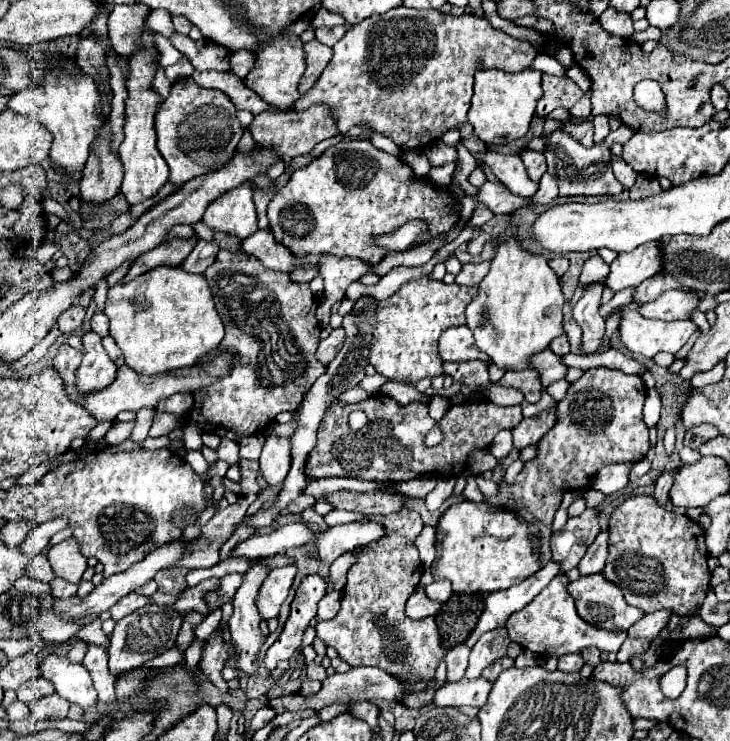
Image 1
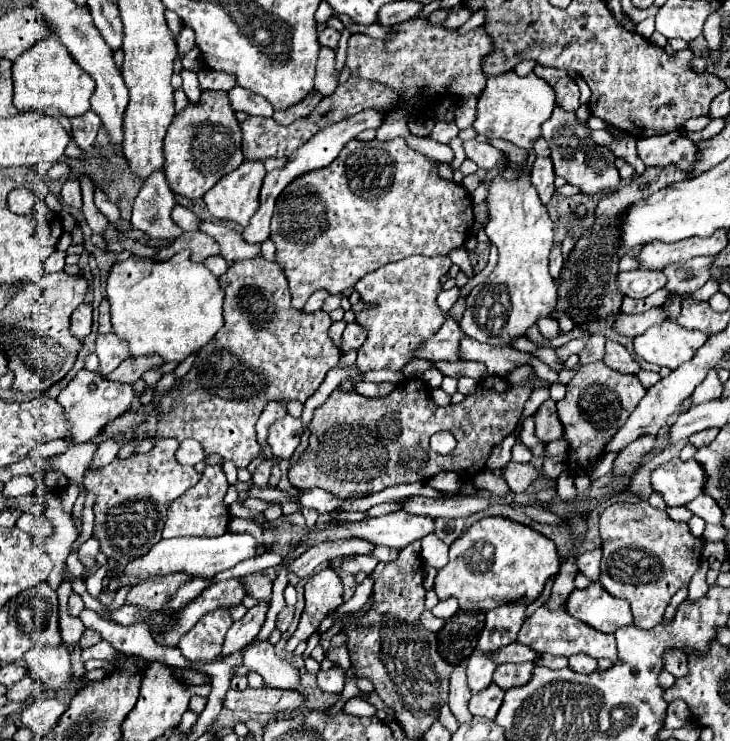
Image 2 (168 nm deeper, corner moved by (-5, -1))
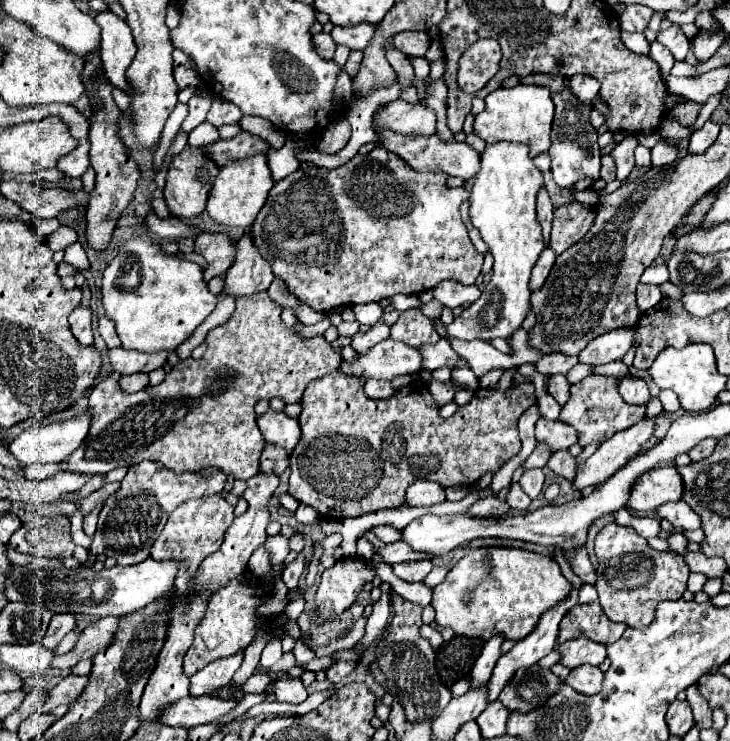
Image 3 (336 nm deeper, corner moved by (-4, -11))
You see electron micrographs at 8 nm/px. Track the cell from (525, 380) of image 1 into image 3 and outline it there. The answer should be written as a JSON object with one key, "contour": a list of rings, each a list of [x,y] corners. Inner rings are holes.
{"contour":[[[560,450],[560,452],[556,452],[556,454],[550,458],[548,468],[550,468],[552,472],[568,478],[568,480],[574,480],[574,476],[576,476],[576,458],[570,456],[568,450]]]}

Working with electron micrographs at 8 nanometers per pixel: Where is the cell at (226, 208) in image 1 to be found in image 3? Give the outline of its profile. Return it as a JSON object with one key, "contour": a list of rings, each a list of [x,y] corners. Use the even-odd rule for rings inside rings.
{"contour":[[[256,154],[238,162],[228,162],[226,166],[220,168],[220,174],[214,180],[214,186],[208,194],[206,212],[220,226],[250,228],[252,220],[256,218],[256,212],[260,212],[260,208],[264,206],[272,186],[274,180],[266,162],[266,154]]]}

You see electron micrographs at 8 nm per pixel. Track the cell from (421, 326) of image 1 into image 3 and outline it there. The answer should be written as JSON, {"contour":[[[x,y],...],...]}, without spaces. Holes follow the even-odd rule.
{"contour":[[[416,308],[402,312],[398,322],[392,326],[390,336],[412,348],[418,348],[420,344],[436,344],[436,340],[440,340],[432,322]]]}

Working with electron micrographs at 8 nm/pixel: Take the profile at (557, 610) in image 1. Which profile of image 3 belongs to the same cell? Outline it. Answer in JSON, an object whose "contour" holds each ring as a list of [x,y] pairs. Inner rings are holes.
{"contour":[[[578,638],[578,640],[570,640],[568,644],[560,644],[556,646],[562,654],[562,664],[568,666],[570,670],[582,664],[590,664],[590,666],[600,666],[606,660],[606,646],[596,644],[588,638]]]}

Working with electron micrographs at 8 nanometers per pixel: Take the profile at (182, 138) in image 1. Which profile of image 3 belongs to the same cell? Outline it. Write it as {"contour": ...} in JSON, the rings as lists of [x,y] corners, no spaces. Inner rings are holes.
{"contour":[[[186,146],[170,164],[170,170],[168,170],[168,176],[166,176],[166,188],[164,188],[164,200],[166,200],[166,206],[170,210],[172,216],[176,218],[194,218],[198,214],[204,212],[206,208],[206,198],[208,198],[208,192],[214,184],[214,178],[216,174],[220,172],[220,168],[208,160],[200,148],[190,148]]]}

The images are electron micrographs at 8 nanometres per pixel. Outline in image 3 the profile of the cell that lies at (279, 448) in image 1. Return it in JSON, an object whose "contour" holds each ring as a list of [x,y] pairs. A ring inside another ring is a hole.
{"contour":[[[270,408],[258,416],[256,422],[268,444],[282,444],[288,452],[292,452],[300,440],[298,420],[290,418],[286,412],[276,412]]]}

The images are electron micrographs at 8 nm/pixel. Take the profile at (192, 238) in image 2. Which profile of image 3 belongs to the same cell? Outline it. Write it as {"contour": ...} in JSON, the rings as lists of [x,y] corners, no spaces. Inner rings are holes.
{"contour":[[[202,232],[196,238],[196,252],[202,254],[210,264],[204,270],[204,280],[226,276],[236,256],[236,240],[224,232]]]}

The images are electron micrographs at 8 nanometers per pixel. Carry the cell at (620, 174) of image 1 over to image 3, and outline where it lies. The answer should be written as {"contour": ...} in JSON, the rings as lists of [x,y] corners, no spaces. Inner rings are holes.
{"contour":[[[634,136],[622,140],[614,150],[612,150],[612,156],[614,156],[614,162],[616,162],[616,168],[618,168],[618,180],[626,180],[634,168],[634,148],[638,146],[638,140]]]}

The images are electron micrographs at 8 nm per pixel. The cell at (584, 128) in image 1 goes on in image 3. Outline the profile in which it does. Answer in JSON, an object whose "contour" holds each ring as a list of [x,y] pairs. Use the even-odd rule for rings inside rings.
{"contour":[[[602,156],[602,168],[600,168],[600,178],[604,182],[612,182],[616,180],[616,166],[612,156]]]}

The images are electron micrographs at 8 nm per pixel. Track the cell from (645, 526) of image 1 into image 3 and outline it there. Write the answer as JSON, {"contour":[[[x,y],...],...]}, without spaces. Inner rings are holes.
{"contour":[[[614,522],[604,526],[596,536],[596,556],[598,580],[594,586],[600,606],[612,622],[622,622],[630,628],[646,628],[660,602],[678,600],[686,590],[688,564],[684,558],[680,554],[650,548],[630,526],[618,526]]]}

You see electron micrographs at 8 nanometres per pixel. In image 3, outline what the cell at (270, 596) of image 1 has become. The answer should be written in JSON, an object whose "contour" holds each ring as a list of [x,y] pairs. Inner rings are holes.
{"contour":[[[242,654],[220,658],[190,678],[190,696],[208,696],[220,688],[220,684],[232,682],[234,672],[242,664]]]}

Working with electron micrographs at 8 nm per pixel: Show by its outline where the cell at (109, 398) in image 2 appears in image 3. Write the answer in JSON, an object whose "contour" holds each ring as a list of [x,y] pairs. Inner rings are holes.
{"contour":[[[88,412],[82,414],[82,416],[76,416],[76,418],[70,418],[66,422],[56,422],[56,424],[48,424],[48,426],[34,426],[34,428],[28,428],[24,430],[22,434],[18,434],[10,444],[8,444],[8,450],[10,454],[18,460],[18,464],[24,468],[24,466],[30,466],[34,462],[38,464],[52,464],[52,462],[62,462],[64,458],[68,458],[84,440],[84,436],[88,434],[88,428],[90,428],[90,418],[88,418]]]}

